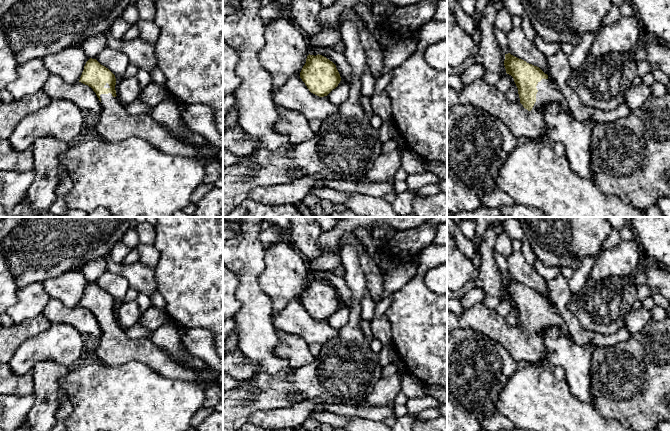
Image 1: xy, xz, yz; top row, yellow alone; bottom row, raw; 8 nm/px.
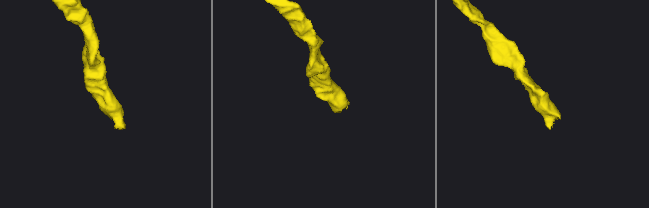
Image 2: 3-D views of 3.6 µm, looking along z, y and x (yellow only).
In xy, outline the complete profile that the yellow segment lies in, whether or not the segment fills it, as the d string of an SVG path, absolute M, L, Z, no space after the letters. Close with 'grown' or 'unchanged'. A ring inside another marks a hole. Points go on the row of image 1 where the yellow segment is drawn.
M90 58L86 62L79 82L91 87L102 105L91 130L96 136L111 143L136 137L168 155L196 159L202 157L199 148L174 136L150 114L129 114L116 95L115 75L96 59Z; grown

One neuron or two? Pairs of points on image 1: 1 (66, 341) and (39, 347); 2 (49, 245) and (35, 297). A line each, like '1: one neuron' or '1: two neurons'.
1: one neuron
2: two neurons

